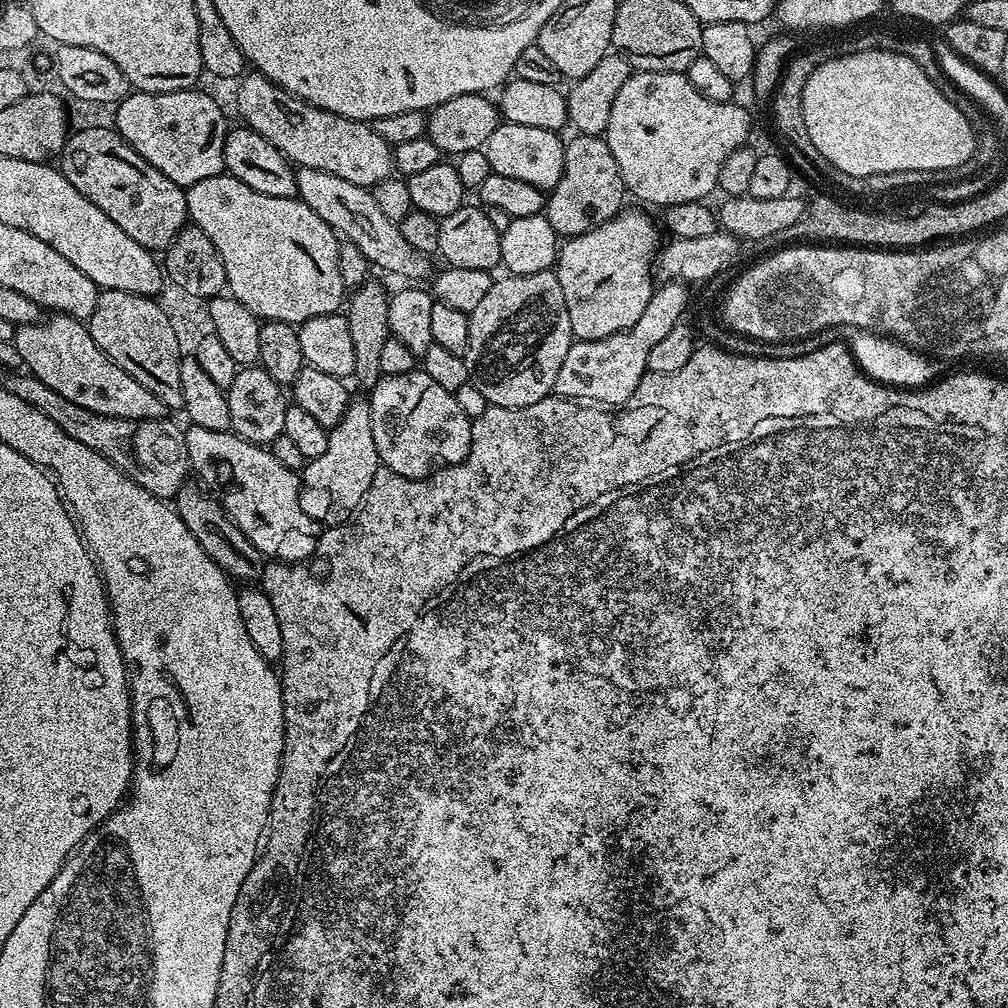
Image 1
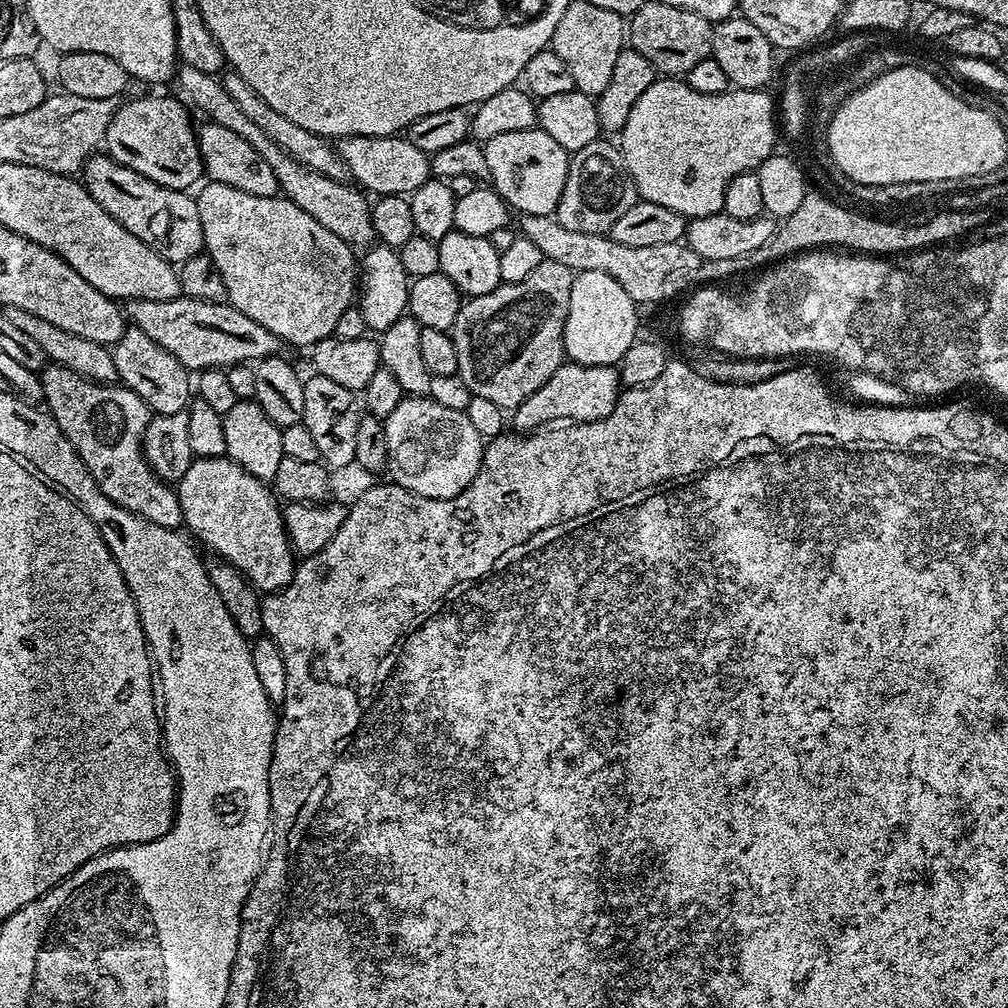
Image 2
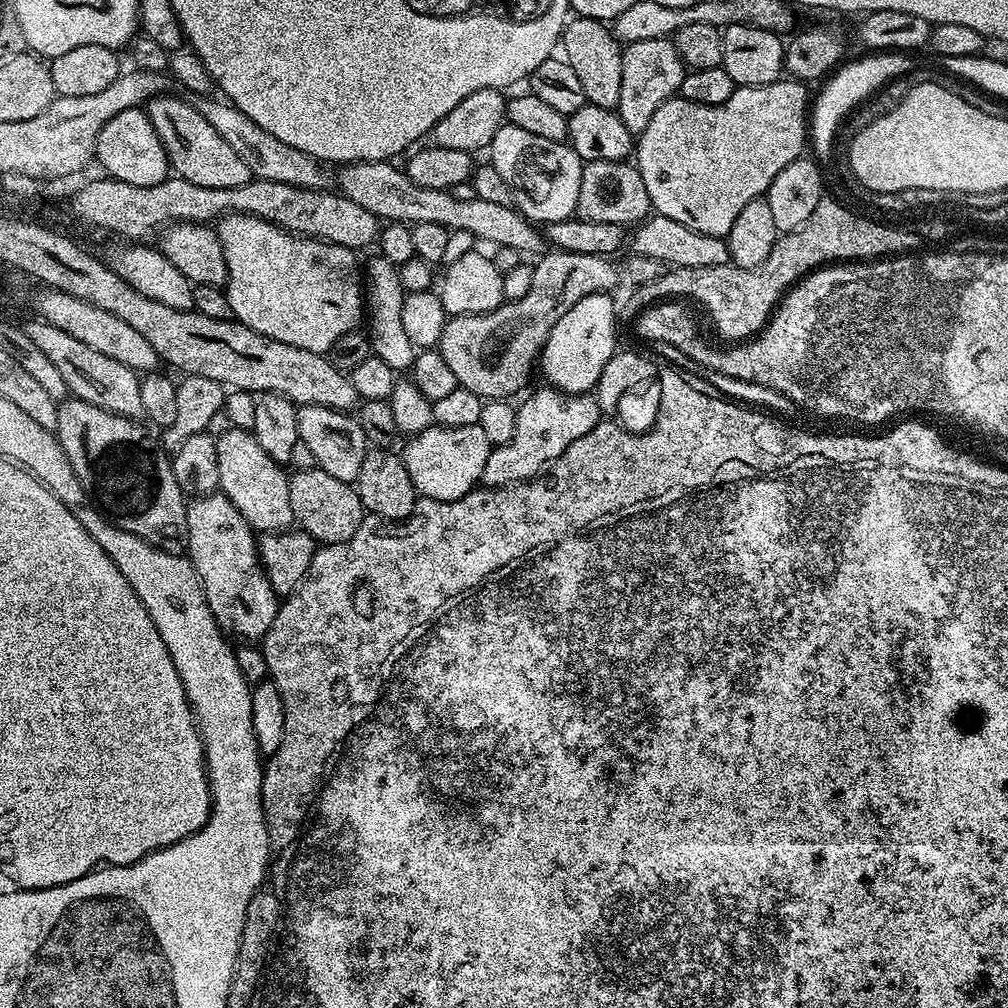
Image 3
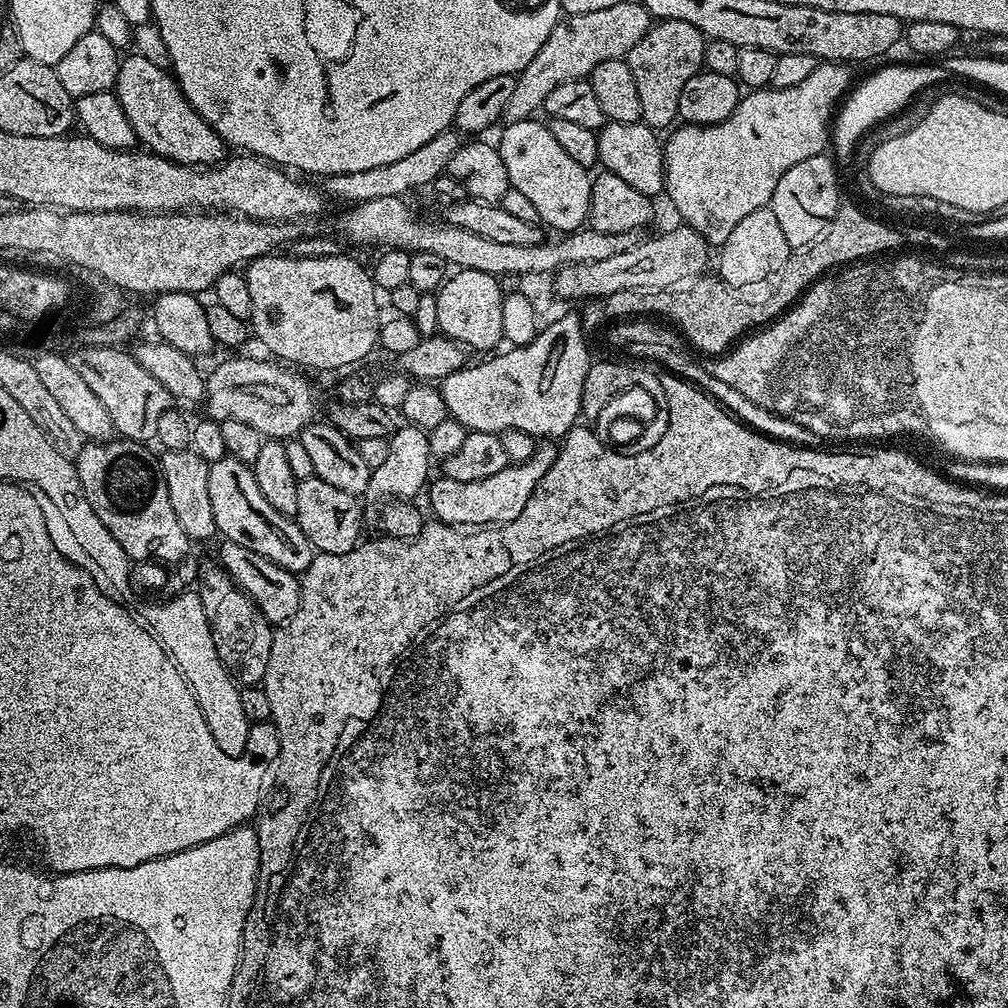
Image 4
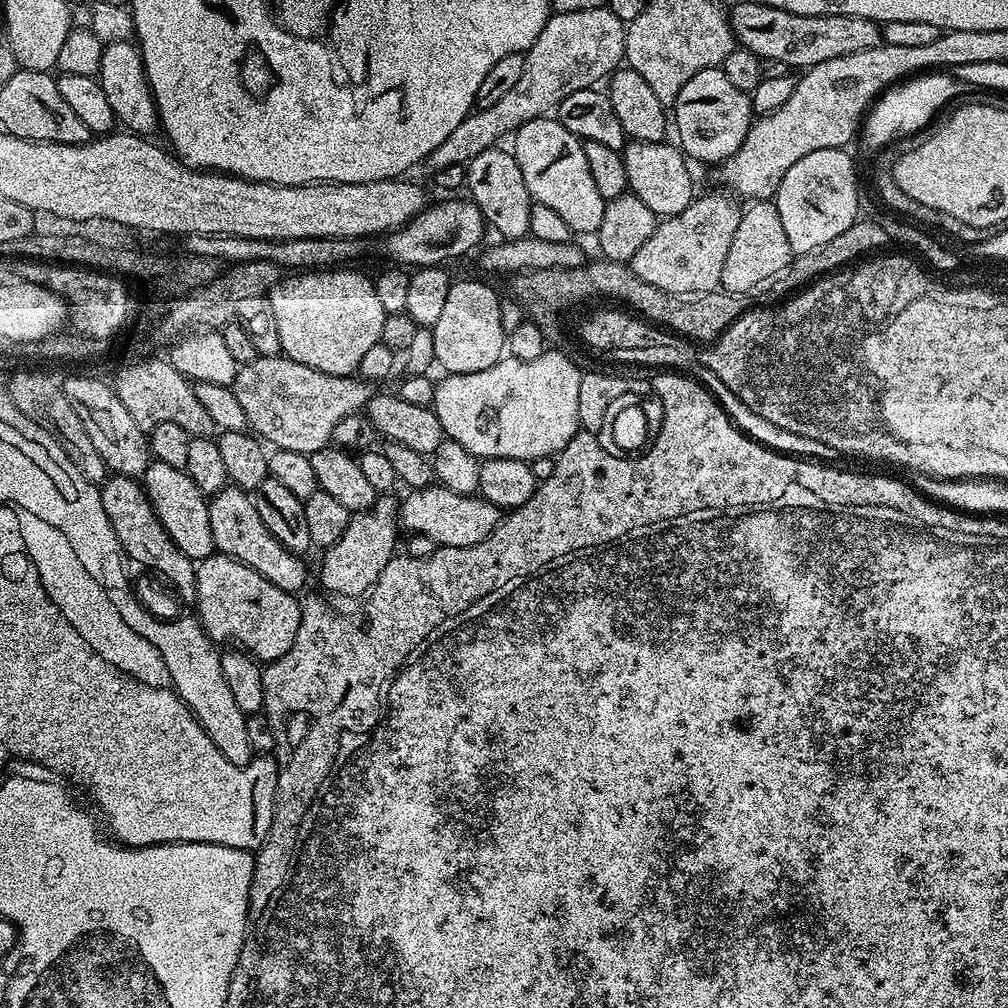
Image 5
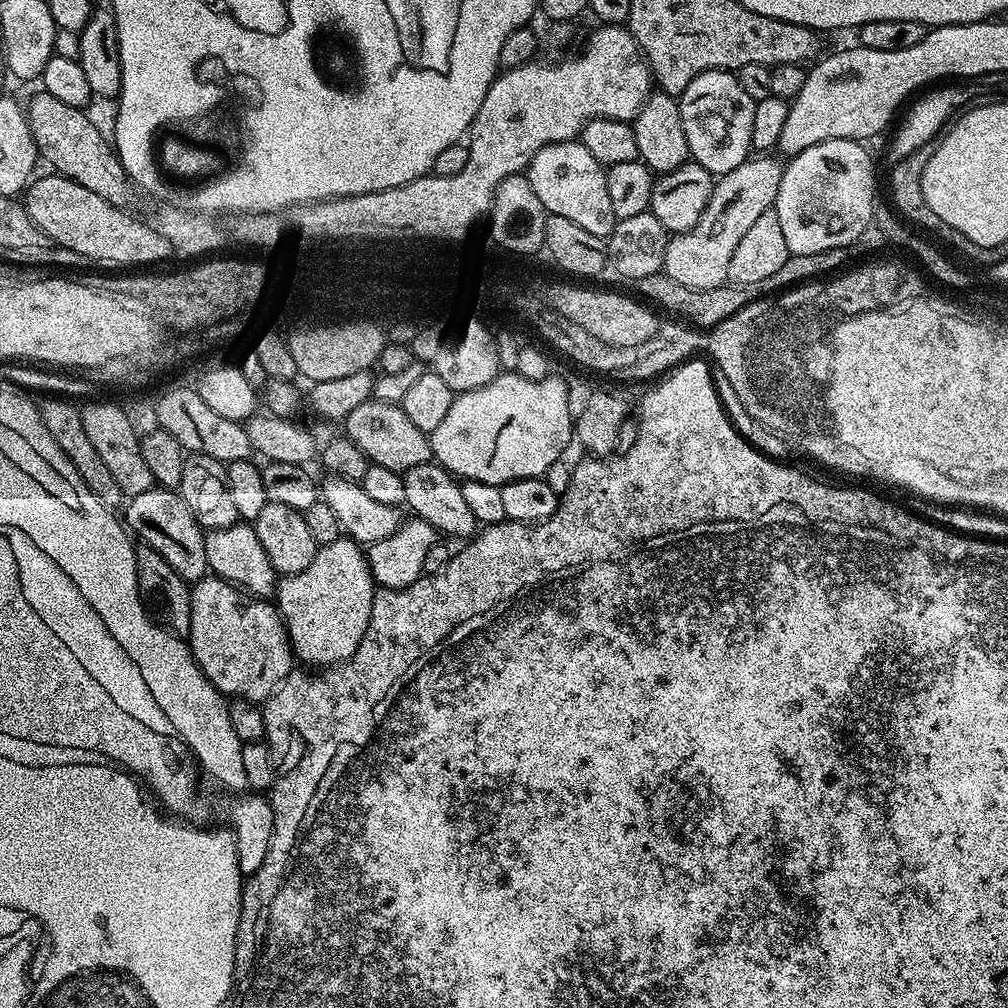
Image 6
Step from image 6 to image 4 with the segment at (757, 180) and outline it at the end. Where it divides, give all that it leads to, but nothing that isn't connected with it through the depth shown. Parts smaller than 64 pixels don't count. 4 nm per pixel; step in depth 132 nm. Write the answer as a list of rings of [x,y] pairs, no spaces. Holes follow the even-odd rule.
[[[687,226],[672,228],[661,236],[641,239],[626,254],[614,254],[614,258],[602,258],[602,262],[578,262],[567,264],[554,273],[556,292],[564,300],[588,302],[593,298],[618,294],[618,290],[635,288],[665,288],[682,282],[682,278],[699,276],[708,264],[710,245],[702,234]]]

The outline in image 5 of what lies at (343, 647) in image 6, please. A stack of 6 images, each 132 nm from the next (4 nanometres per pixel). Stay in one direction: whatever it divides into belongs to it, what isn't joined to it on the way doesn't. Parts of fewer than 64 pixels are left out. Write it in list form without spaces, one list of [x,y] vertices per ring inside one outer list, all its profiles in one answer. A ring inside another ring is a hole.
[[[384,494],[367,512],[355,513],[349,519],[342,538],[334,546],[323,549],[320,560],[320,580],[336,596],[360,596],[371,589],[377,578],[386,570],[386,562],[397,555],[396,535],[401,535],[400,505],[397,497]]]

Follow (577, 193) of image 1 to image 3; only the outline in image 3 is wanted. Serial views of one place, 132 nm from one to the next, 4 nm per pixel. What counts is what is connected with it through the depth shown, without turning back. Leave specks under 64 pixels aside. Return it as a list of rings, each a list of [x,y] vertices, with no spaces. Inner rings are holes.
[[[590,160],[582,170],[582,186],[578,186],[578,206],[576,216],[586,222],[614,222],[621,226],[639,225],[648,219],[653,211],[650,194],[646,194],[646,182],[642,182],[642,174],[635,163],[622,160]]]

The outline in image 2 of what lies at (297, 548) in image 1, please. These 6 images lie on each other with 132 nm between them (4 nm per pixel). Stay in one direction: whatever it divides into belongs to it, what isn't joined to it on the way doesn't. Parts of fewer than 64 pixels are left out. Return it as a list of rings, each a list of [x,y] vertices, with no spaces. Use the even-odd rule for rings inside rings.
[[[227,455],[202,456],[193,459],[190,470],[182,474],[175,490],[184,515],[183,527],[188,527],[209,548],[209,553],[229,560],[251,582],[253,588],[267,594],[280,591],[292,581],[292,573],[297,570],[298,564],[292,561],[294,552],[288,543],[288,532],[284,528],[282,504],[265,481],[247,472],[238,462],[229,460]]]

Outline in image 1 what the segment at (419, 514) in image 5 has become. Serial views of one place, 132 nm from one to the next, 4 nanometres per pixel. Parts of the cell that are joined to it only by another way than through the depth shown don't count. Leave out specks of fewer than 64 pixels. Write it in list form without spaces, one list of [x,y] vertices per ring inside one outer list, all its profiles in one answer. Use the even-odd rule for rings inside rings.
[[[666,282],[660,287],[653,291],[646,310],[642,310],[642,318],[638,318],[634,326],[601,340],[576,340],[572,343],[570,350],[566,350],[562,370],[558,370],[555,395],[577,402],[595,402],[600,406],[627,404],[648,372],[650,350],[654,350],[654,346],[681,323],[683,316],[680,315],[688,308],[689,285]]]

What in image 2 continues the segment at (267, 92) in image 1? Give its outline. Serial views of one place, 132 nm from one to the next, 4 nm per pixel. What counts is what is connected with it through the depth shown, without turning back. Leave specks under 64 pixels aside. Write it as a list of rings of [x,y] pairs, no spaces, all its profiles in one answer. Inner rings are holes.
[[[353,134],[343,137],[335,145],[335,152],[340,155],[347,175],[353,176],[355,183],[365,193],[381,196],[408,196],[418,186],[422,186],[432,176],[429,153],[418,150],[414,142],[403,135],[381,136],[379,134]]]

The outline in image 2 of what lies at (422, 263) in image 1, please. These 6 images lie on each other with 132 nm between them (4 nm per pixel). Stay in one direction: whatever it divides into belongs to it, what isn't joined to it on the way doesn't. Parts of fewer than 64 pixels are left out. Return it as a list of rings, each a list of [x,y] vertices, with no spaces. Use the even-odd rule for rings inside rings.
[[[180,64],[174,72],[170,87],[172,87],[171,95],[189,112],[195,115],[204,114],[207,121],[232,130],[250,143],[250,146],[254,146],[258,156],[270,166],[270,170],[273,170],[277,185],[285,199],[294,202],[315,221],[321,222],[326,230],[338,235],[338,238],[342,238],[353,247],[359,248],[362,245],[365,247],[373,241],[375,235],[367,197],[357,187],[350,188],[343,181],[310,172],[308,168],[302,167],[300,163],[290,158],[239,109],[238,104],[226,93],[223,83],[215,75],[197,70],[189,64]]]

